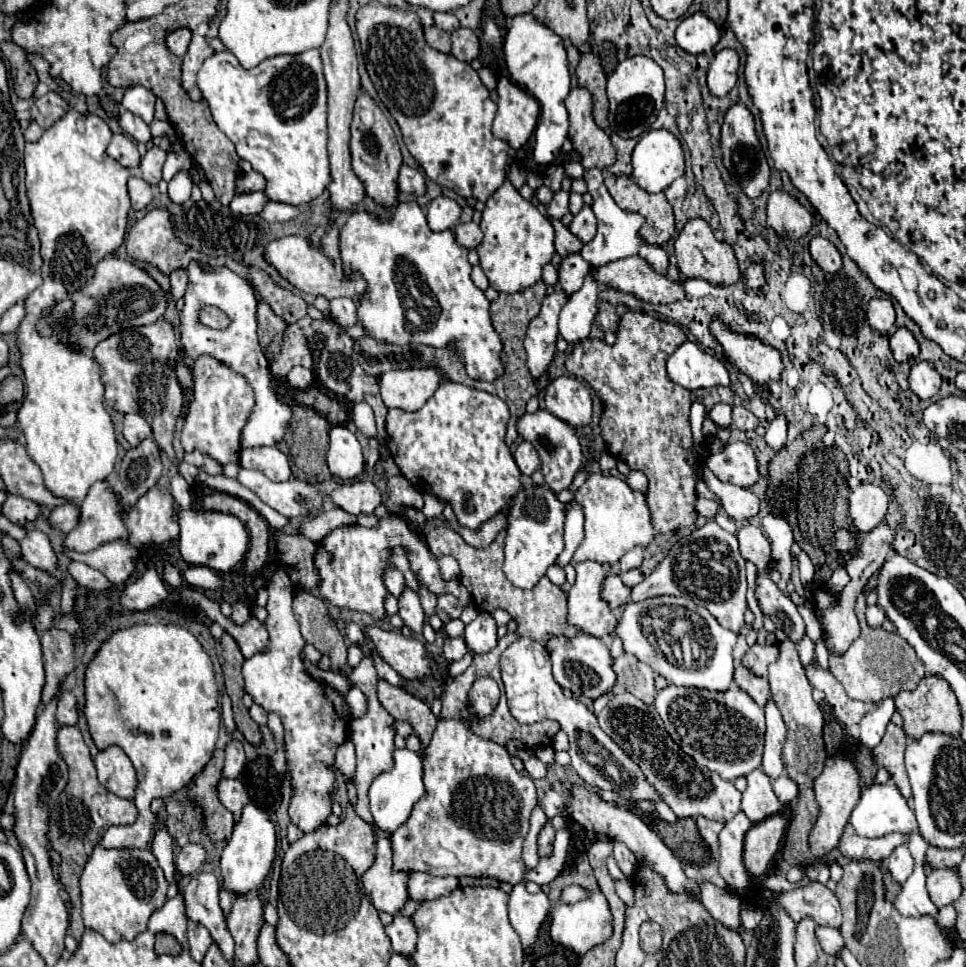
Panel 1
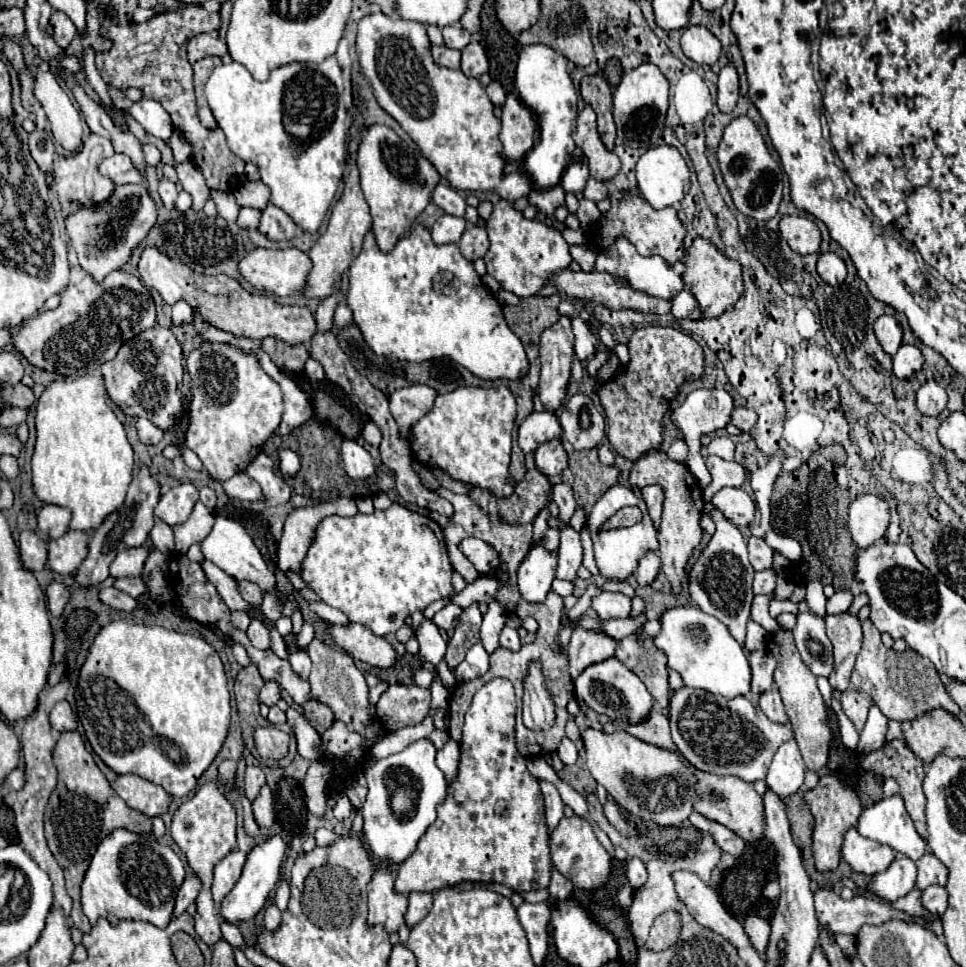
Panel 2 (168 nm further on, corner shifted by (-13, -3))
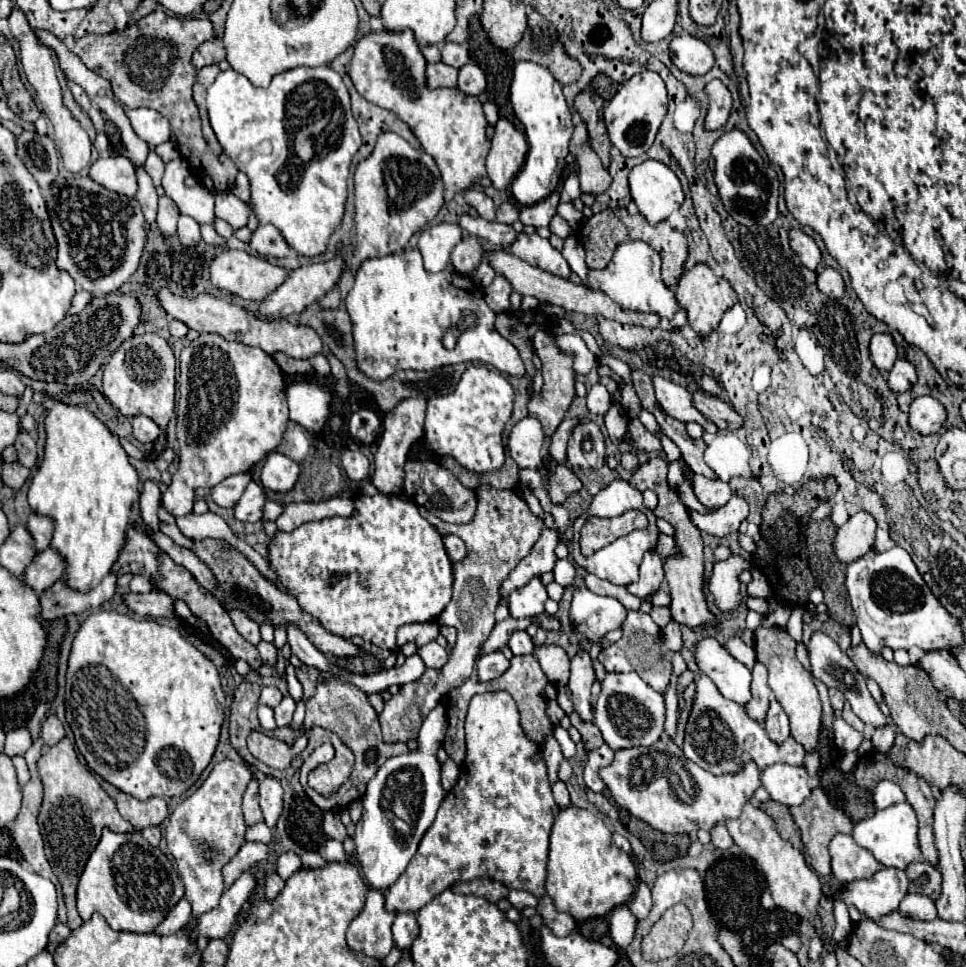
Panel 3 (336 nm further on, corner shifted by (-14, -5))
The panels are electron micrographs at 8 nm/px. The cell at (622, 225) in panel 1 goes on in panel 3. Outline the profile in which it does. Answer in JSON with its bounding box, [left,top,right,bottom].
[587,241,679,319]

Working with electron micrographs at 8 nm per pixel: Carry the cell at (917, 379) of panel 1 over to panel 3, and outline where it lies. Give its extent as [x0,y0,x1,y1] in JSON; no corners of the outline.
[909,395,945,435]

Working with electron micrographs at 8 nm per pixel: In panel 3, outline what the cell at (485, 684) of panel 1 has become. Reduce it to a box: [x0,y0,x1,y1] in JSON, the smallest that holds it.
[385,691,559,911]

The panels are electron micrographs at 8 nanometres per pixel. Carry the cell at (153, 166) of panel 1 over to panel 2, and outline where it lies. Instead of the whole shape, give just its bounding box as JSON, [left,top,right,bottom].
[158,179,178,209]

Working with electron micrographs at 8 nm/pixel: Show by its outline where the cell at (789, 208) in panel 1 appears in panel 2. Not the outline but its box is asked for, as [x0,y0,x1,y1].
[780,215,820,255]

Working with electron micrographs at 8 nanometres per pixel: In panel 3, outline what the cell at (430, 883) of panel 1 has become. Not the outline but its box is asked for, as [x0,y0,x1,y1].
[393,913,419,949]

